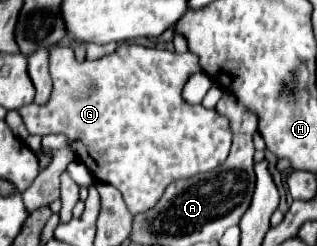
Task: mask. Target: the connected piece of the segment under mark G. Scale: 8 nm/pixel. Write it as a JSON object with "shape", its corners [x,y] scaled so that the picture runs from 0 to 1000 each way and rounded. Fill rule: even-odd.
{"shape":[[[180,179],[155,195],[155,260],[167,317],[155,423],[91,423],[60,447],[91,545],[211,545],[243,650],[281,683],[300,732],[363,756],[388,789],[413,870],[470,854],[546,732],[672,691],[710,659],[735,561],[722,480],[685,447],[653,447],[634,423],[596,423],[571,382],[596,309],[634,285],[615,220],[558,220],[521,195],[464,195],[438,179],[375,179],[344,228],[293,252],[243,252],[224,195]]]}

